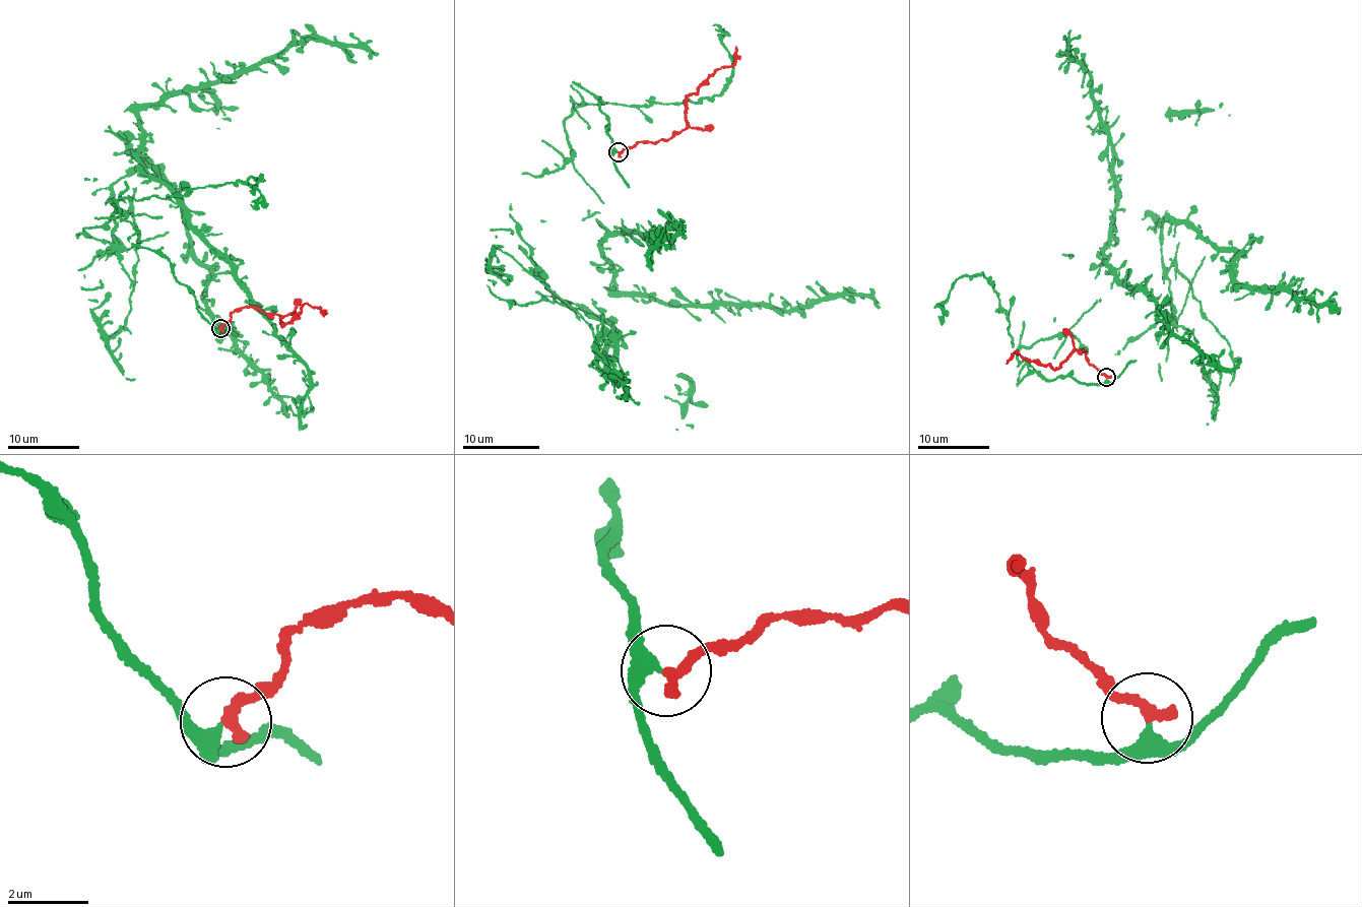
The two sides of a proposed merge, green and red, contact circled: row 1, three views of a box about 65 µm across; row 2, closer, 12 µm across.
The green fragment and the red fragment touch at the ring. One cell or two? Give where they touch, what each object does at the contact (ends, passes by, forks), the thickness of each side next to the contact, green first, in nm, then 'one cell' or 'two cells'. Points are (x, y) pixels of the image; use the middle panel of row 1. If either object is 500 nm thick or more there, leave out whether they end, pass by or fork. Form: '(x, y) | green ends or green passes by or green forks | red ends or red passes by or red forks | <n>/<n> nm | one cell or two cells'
(619, 152) | green passes by | red ends | 280/360 nm | two cells

